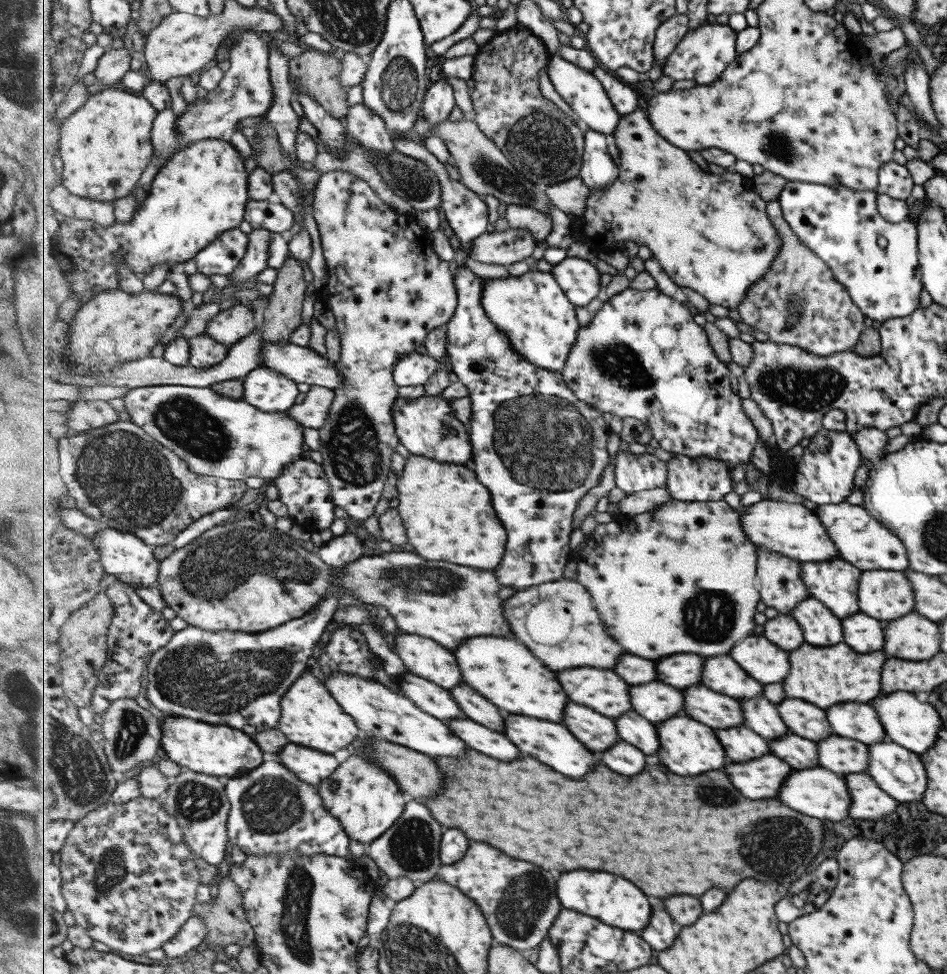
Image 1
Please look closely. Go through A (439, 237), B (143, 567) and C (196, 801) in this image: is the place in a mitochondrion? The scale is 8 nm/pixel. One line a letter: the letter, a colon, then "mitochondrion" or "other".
A: other
B: other
C: mitochondrion

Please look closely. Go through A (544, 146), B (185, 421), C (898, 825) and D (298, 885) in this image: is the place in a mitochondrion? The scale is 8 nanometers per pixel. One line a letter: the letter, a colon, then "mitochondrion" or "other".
A: mitochondrion
B: mitochondrion
C: other
D: mitochondrion

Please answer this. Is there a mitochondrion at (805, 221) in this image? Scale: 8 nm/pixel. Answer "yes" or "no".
no

